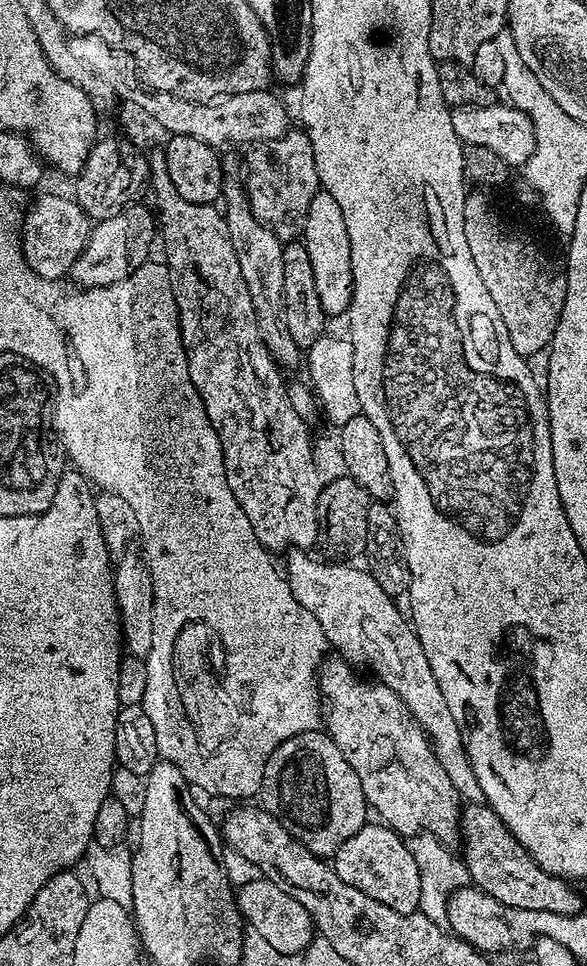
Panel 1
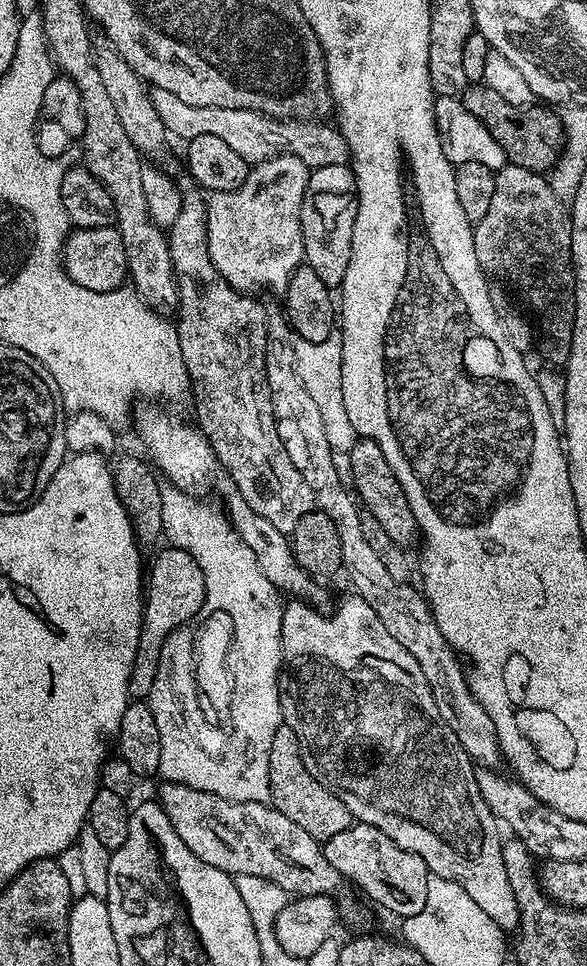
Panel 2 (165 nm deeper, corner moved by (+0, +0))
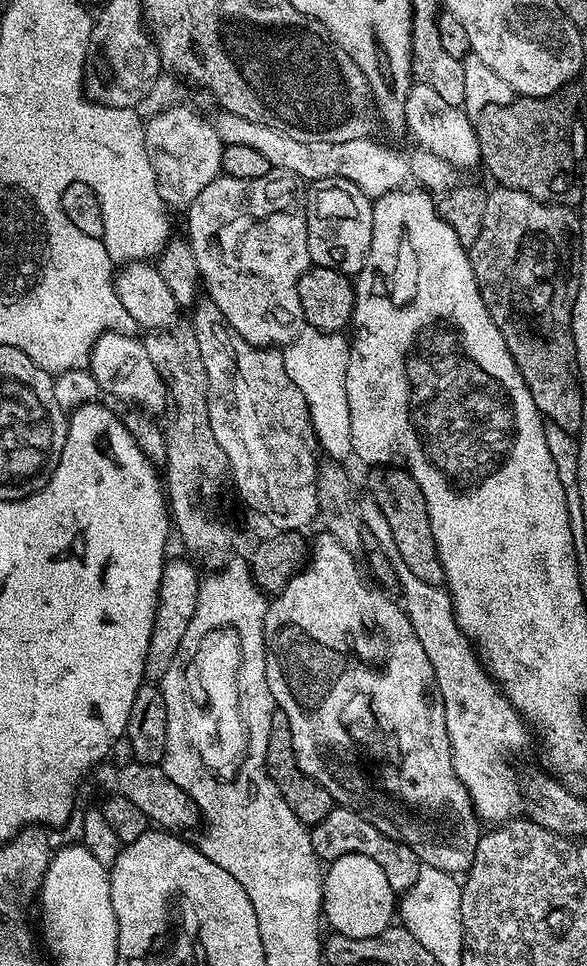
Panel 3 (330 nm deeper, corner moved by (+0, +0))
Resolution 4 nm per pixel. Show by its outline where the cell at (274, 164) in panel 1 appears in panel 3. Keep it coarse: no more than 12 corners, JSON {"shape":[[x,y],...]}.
{"shape":[[221,174],[186,209],[207,299],[258,348],[306,327],[300,177]]}

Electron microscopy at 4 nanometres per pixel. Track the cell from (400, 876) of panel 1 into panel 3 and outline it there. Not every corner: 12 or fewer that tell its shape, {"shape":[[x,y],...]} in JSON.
{"shape":[[354,810],[311,825],[314,854],[366,854],[397,894],[422,865],[414,850]]}

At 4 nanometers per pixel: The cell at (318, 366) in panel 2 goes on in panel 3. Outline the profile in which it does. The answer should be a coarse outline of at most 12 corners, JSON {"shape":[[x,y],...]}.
{"shape":[[305,327],[283,349],[329,461],[353,459],[343,335]]}

